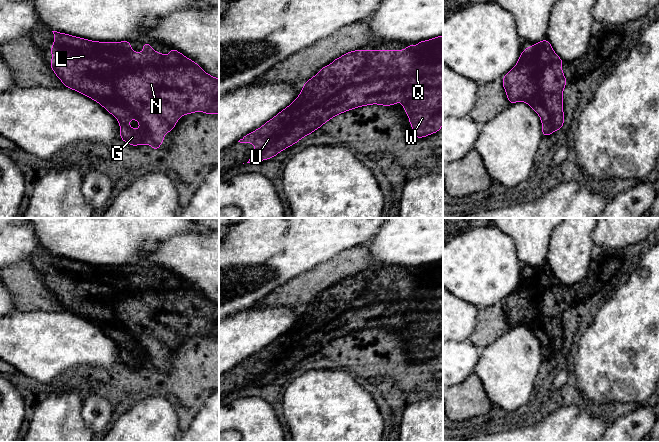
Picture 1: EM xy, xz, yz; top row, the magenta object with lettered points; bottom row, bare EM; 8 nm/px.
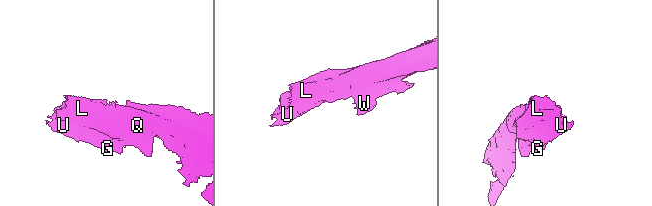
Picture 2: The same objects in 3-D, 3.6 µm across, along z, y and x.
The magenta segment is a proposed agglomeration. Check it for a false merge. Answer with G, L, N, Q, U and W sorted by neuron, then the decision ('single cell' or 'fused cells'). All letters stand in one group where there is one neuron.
groups G L N Q U W; single cell

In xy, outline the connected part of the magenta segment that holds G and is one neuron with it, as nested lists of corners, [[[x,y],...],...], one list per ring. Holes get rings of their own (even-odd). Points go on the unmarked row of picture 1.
[[[52,255],[54,260],[54,269],[50,271],[52,276],[52,285],[50,290],[55,296],[56,300],[63,306],[65,311],[71,312],[93,324],[98,326],[103,330],[110,338],[112,338],[120,348],[120,361],[121,364],[127,366],[131,370],[136,369],[151,369],[154,374],[158,376],[159,370],[164,365],[164,357],[170,357],[175,348],[184,338],[192,338],[196,335],[202,335],[206,338],[219,338],[219,303],[207,298],[202,292],[195,287],[194,285],[188,283],[186,280],[178,276],[177,274],[170,271],[170,280],[163,279],[162,277],[157,277],[155,274],[151,273],[150,267],[143,267],[142,272],[144,273],[143,277],[137,277],[131,274],[130,265],[122,266],[97,266],[91,265],[84,262],[75,261],[72,259],[59,257],[57,255]],[[133,341],[140,348],[140,353],[135,354],[129,350],[130,342]]]

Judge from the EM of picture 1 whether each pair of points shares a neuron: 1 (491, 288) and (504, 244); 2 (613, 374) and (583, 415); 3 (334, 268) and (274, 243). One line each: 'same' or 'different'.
1: same
2: different
3: different

